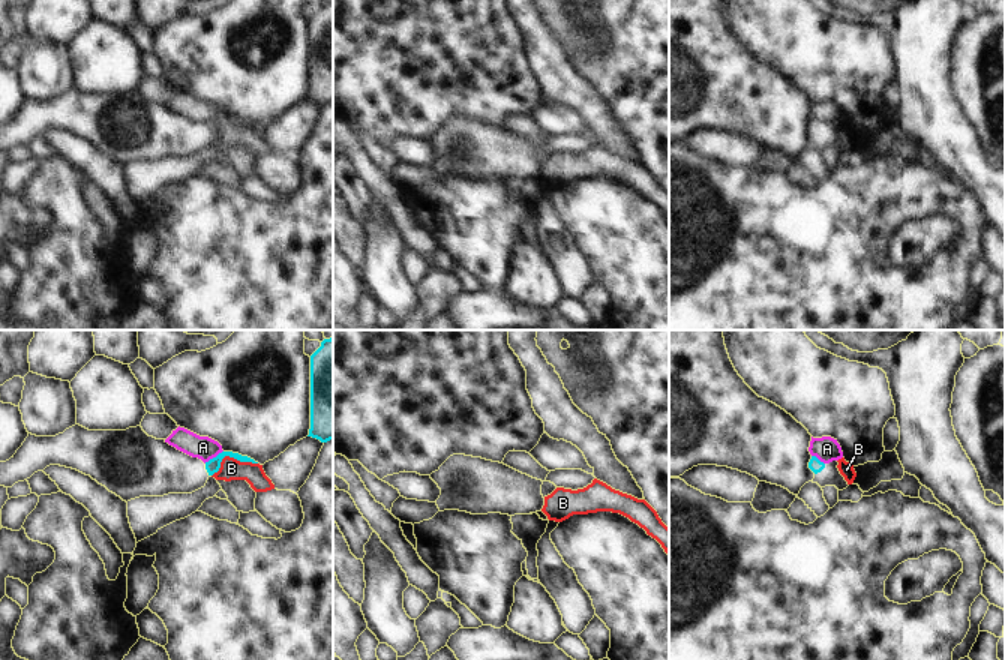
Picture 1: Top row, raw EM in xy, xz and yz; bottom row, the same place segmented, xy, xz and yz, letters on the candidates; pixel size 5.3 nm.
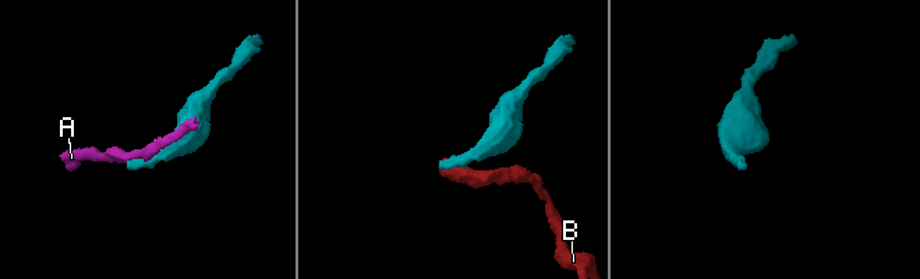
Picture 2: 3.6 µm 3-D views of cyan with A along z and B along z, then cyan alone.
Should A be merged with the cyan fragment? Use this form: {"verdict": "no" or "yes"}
{"verdict": "no"}

